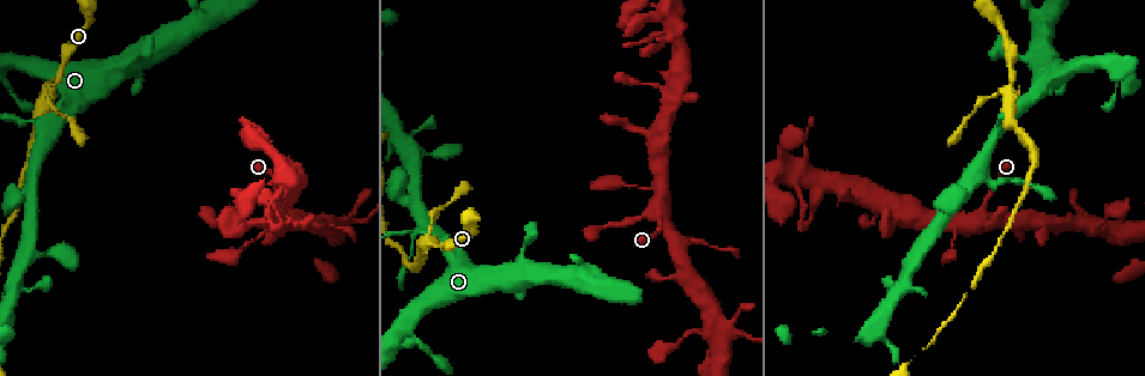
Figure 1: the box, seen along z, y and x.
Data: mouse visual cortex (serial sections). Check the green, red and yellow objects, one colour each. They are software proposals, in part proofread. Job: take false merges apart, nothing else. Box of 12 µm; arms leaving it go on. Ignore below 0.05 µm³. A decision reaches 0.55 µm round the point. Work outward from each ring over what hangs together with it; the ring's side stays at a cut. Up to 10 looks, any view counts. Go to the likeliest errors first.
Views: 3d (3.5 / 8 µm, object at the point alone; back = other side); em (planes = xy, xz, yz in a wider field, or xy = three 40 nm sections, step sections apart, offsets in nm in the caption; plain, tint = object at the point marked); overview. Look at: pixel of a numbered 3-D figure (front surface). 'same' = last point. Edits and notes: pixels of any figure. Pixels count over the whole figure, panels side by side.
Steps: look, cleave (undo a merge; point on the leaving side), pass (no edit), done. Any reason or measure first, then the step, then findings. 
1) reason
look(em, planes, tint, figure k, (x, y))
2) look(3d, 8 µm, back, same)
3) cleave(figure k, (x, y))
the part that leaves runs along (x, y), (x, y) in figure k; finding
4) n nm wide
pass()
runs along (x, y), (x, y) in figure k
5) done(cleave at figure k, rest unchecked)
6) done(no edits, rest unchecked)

branch point
look(3d, 3.5 µm, figure 1, (433, 244))

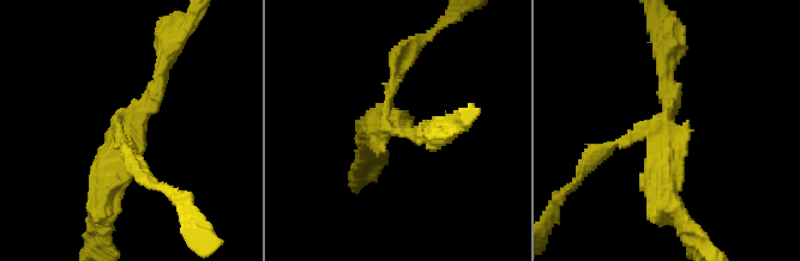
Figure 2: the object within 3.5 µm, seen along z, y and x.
3 arms; arms of 150, 200, 300 nm
look(em, xy, step 2, tint, figure 2, (393, 124))

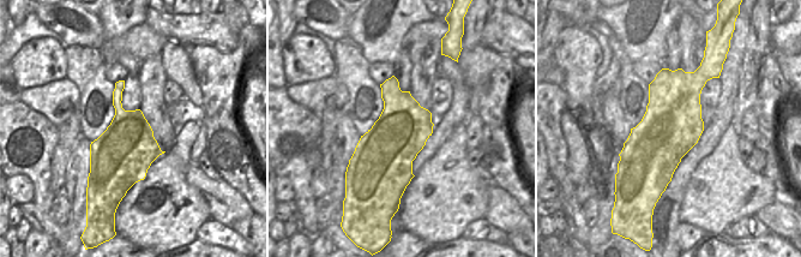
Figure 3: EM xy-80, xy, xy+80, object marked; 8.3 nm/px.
pass()
runs along (161, 73), (95, 208) in figure 2; continuous, no second cell

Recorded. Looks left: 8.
small branch off a trunk
look(3d, 8 µm, back, figure 1, (984, 219))

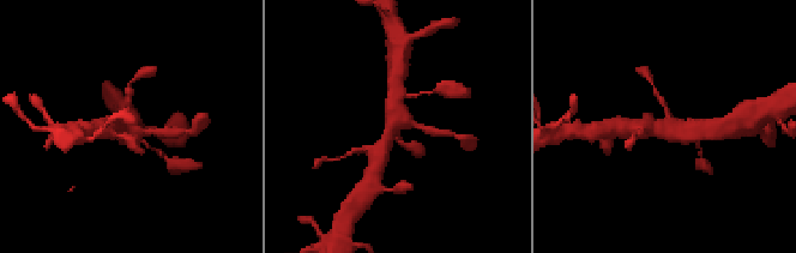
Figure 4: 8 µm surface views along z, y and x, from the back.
closer look
look(3d, 3.5 µm, figure 4, (395, 124))

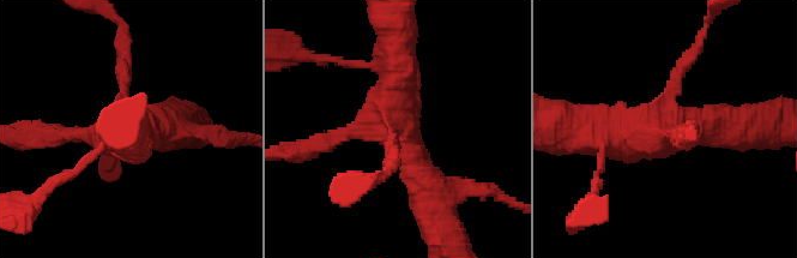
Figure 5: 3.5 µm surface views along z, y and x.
4 arms; arms of 200, 200, 400, 500 nm; need the tissue
look(em, xy, step 3, tint, figure 5, (668, 120))

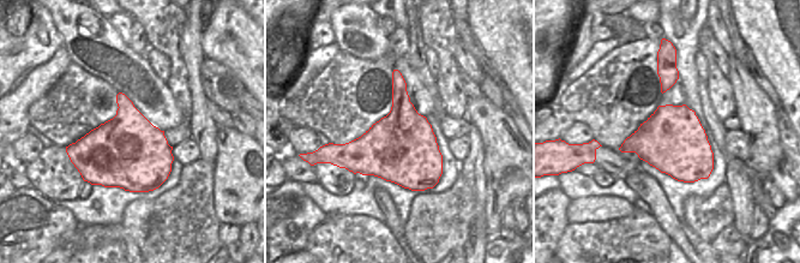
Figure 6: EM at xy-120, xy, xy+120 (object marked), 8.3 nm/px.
pass()
one cell here

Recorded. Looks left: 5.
small branch off a trunk
look(3d, 3.5 µm, figure 1, (719, 326))

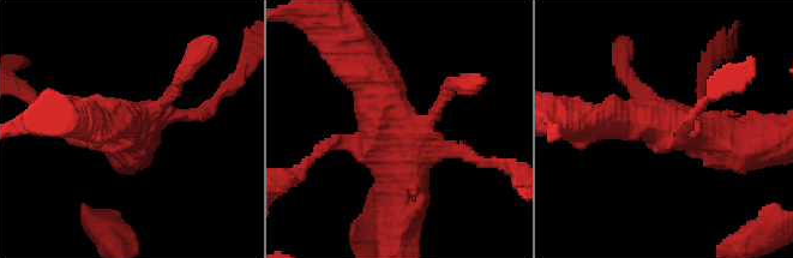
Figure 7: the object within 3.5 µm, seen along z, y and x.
look(em, xy, step 5, tint, figure 7, (138, 123))

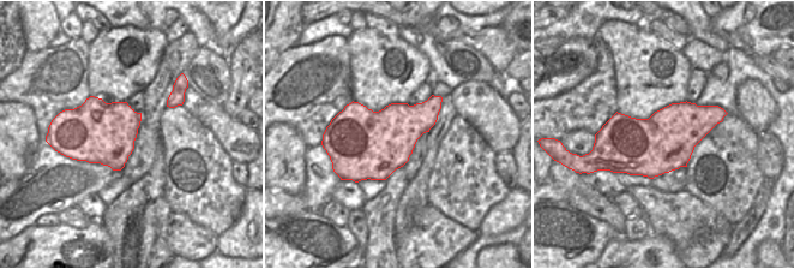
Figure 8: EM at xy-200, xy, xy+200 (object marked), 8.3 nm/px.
another direction
look(em, xy, step 1, tint, same)

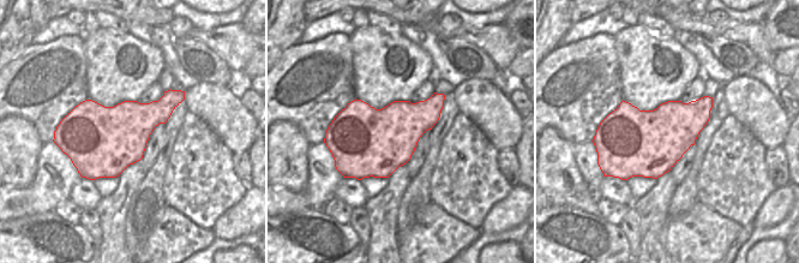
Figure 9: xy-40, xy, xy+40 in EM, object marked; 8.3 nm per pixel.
pass()
runs along (348, 59), (377, 83), (403, 200) in figure 7; one cell here

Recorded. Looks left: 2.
sudden change in width
look(3d, 8 µm, figure 1, (457, 197))

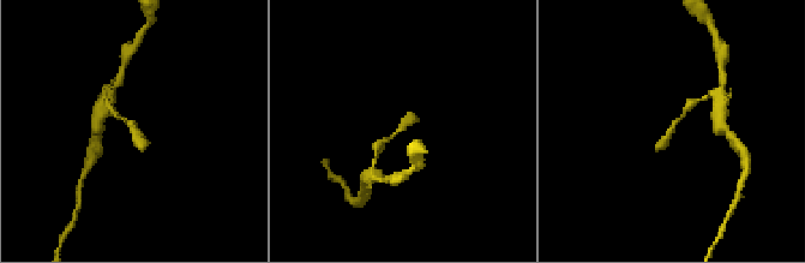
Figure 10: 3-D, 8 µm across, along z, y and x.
need the tissue
look(em, xy, step 1, tint, figure 10, (399, 128))

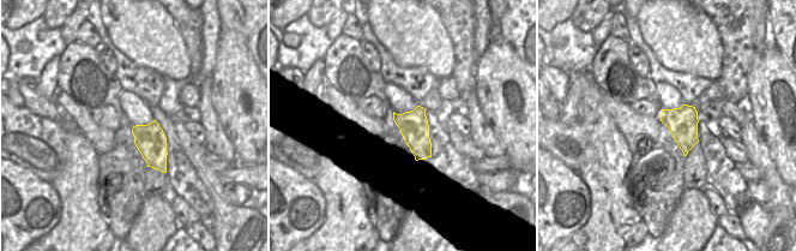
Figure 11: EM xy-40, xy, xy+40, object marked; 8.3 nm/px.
pass()
runs along (108, 107), (131, 125), (142, 150) in figure 10; all the same cell

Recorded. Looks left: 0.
done(no edits, rest unchecked)

